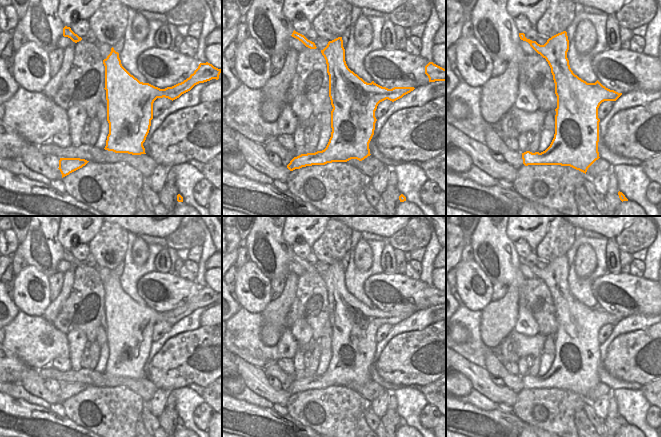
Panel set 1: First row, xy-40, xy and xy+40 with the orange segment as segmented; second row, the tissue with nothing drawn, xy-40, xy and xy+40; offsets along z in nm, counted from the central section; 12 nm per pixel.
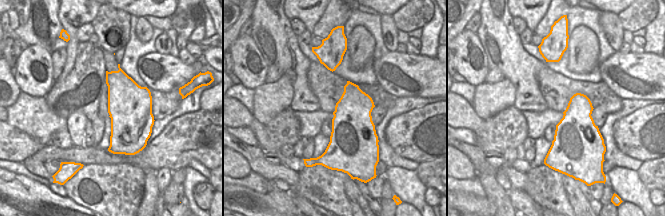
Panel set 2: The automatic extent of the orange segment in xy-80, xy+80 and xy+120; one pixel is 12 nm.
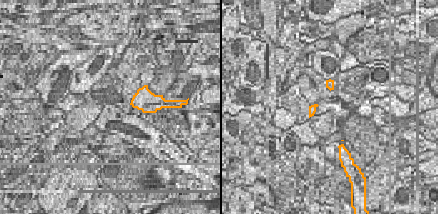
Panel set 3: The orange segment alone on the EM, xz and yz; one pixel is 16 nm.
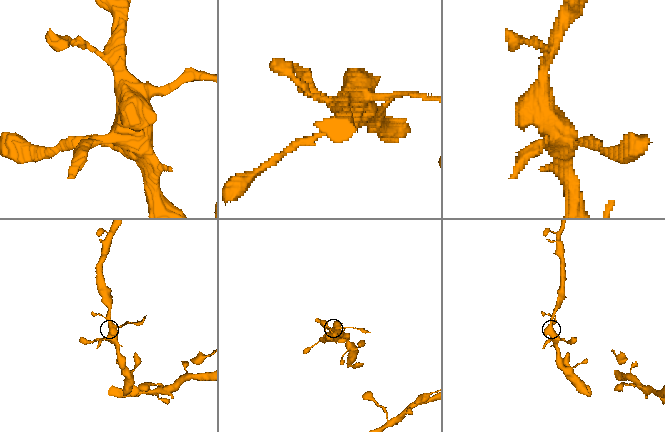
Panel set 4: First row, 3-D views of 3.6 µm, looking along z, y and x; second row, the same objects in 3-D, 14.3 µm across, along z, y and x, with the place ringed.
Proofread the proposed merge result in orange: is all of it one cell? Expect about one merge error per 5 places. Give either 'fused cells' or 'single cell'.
single cell

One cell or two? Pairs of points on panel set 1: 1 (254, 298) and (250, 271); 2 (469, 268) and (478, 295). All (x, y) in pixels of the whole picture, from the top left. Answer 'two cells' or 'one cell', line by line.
1: one cell
2: one cell

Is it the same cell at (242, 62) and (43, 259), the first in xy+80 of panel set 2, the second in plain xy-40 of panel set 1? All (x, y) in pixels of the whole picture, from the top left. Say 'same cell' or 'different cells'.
different cells

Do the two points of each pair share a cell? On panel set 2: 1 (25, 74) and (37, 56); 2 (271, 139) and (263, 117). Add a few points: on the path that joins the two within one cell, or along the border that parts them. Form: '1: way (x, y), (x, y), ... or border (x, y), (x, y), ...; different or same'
1: way (28, 69), (32, 60); same
2: border (285, 109), (281, 110), (264, 126); different

